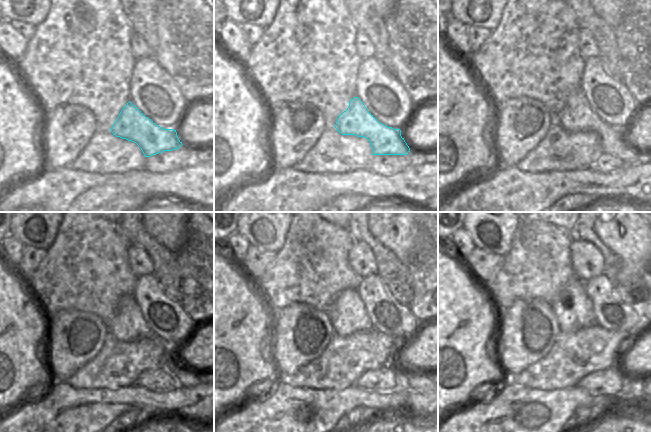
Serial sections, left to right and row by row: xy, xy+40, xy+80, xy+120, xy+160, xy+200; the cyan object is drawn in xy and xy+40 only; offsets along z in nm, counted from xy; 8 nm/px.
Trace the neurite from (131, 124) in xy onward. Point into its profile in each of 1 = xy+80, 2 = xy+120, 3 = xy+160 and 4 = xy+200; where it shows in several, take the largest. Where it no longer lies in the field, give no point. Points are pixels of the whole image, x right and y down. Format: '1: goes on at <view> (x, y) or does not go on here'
1: goes on at xy+80 (576, 115)
2: goes on at xy+120 (128, 324)
3: goes on at xy+160 (348, 315)
4: goes on at xy+200 (573, 309)

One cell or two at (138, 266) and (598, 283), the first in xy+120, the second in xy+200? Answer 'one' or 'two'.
two

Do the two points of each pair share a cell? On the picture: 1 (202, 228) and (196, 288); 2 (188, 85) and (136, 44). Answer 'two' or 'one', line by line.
1: one
2: two

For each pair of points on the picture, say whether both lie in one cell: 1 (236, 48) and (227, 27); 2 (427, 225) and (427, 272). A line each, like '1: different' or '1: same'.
1: same
2: same

